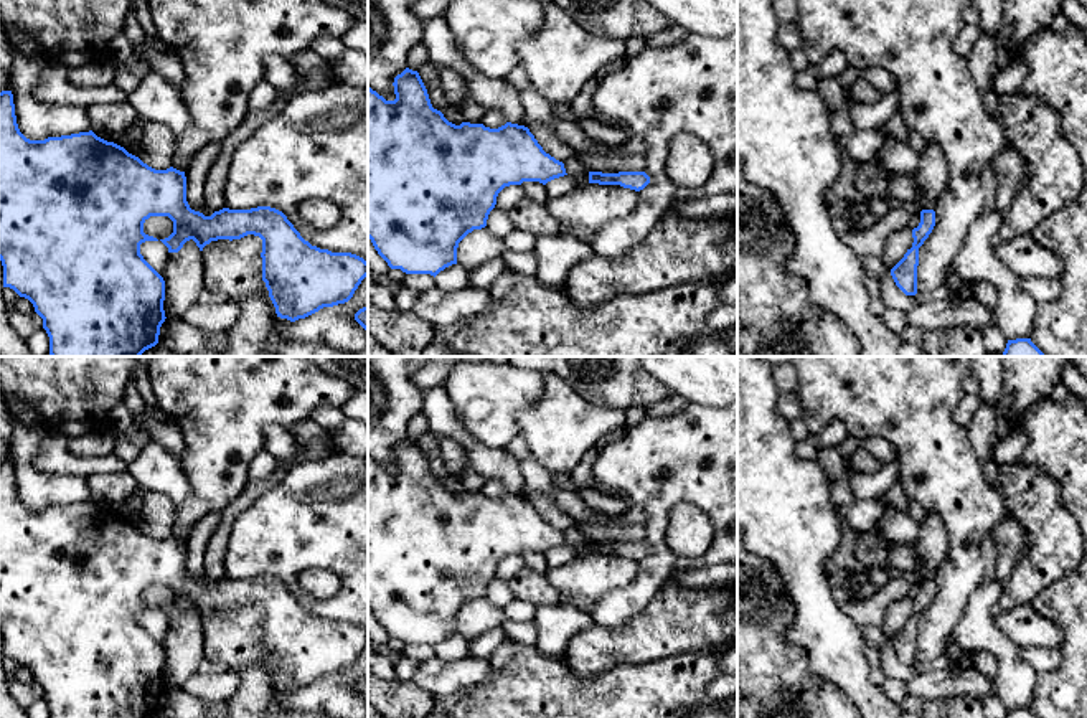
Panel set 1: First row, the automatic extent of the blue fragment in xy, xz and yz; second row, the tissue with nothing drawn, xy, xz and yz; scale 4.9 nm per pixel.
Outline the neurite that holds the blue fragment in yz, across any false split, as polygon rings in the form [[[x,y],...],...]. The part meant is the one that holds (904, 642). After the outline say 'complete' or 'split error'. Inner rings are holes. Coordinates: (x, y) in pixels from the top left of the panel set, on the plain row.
[[[922,579],[920,581],[920,593],[917,598],[912,599],[912,617],[907,619],[904,627],[891,639],[891,645],[896,655],[906,665],[917,664],[917,635],[919,635],[919,617],[929,607],[935,596],[935,581],[934,579]]] | complete

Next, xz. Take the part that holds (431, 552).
[[[406,437],[394,447],[394,470],[368,457],[368,607],[391,639],[406,644],[437,645],[457,634],[459,612],[473,599],[487,596],[498,563],[523,551],[548,551],[564,546],[564,533],[543,520],[528,497],[506,492],[498,498],[462,492],[455,495],[432,477],[417,441]]] | complete

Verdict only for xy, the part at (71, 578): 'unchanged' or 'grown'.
unchanged

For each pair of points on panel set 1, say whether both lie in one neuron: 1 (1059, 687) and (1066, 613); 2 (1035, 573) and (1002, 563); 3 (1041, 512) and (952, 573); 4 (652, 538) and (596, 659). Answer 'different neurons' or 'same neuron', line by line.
1: same neuron
2: different neurons
3: different neurons
4: different neurons

